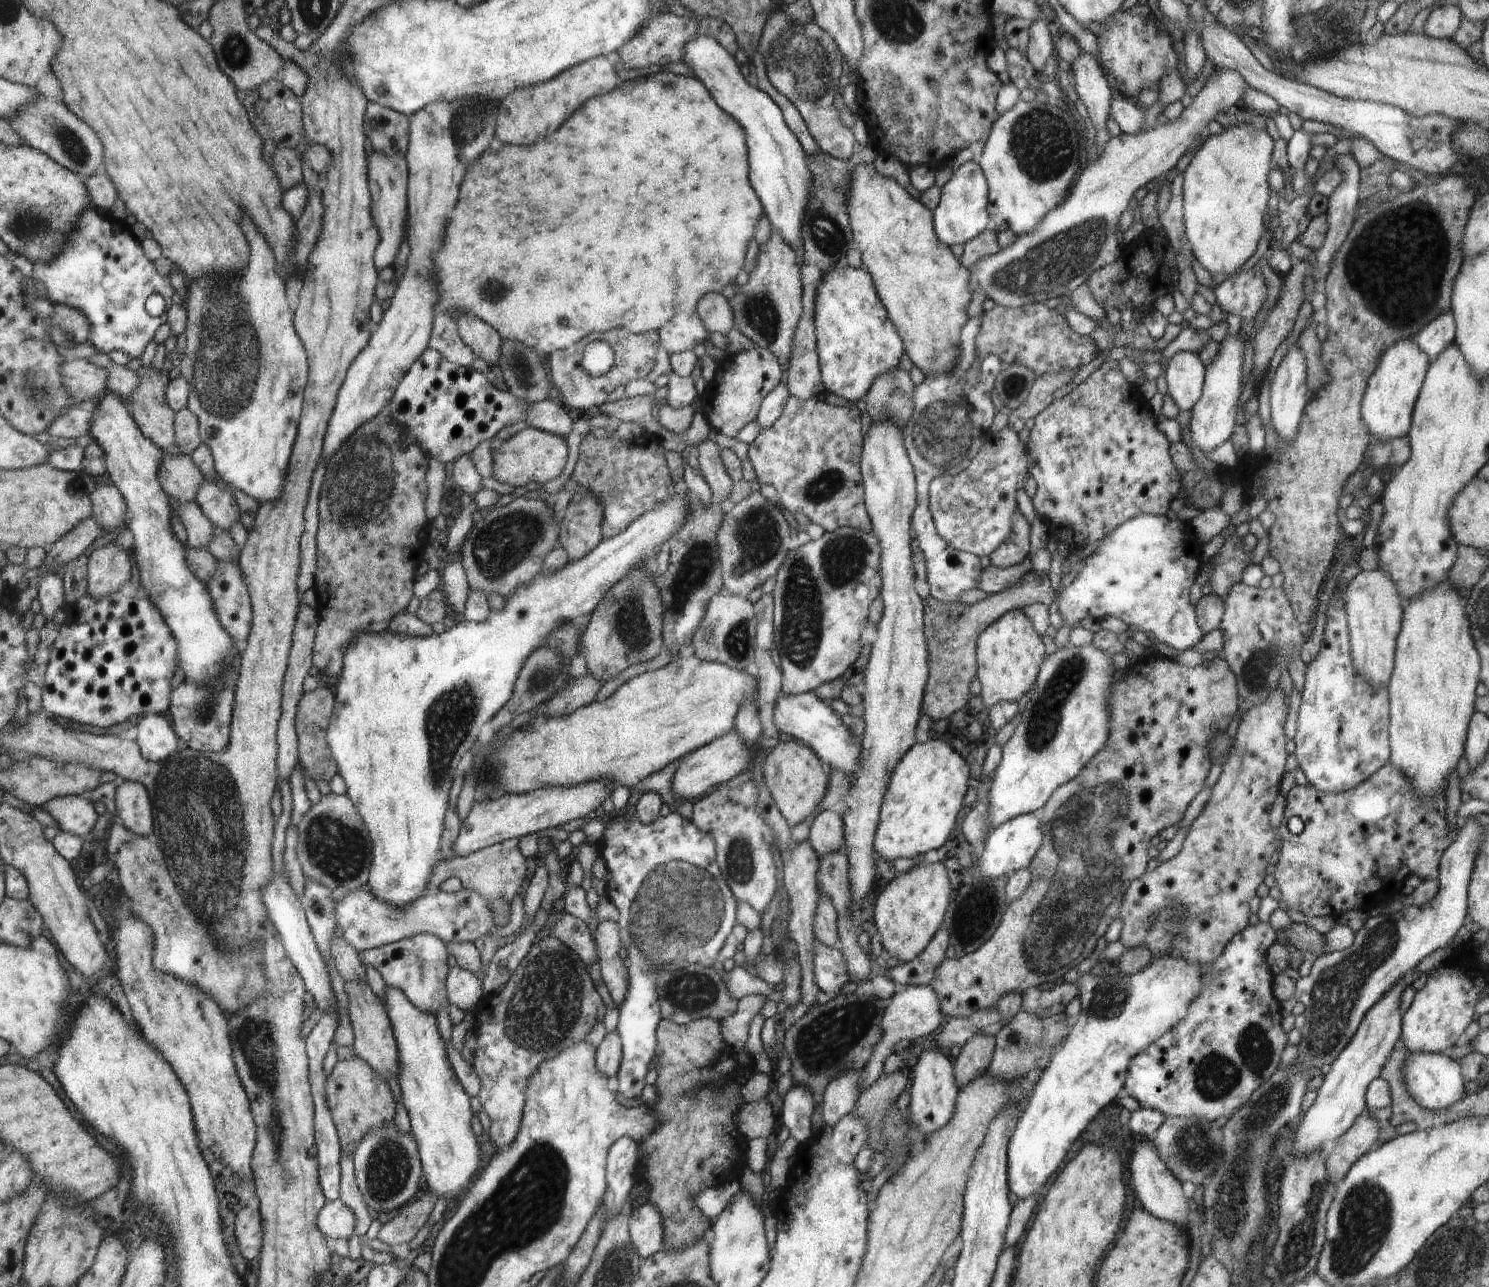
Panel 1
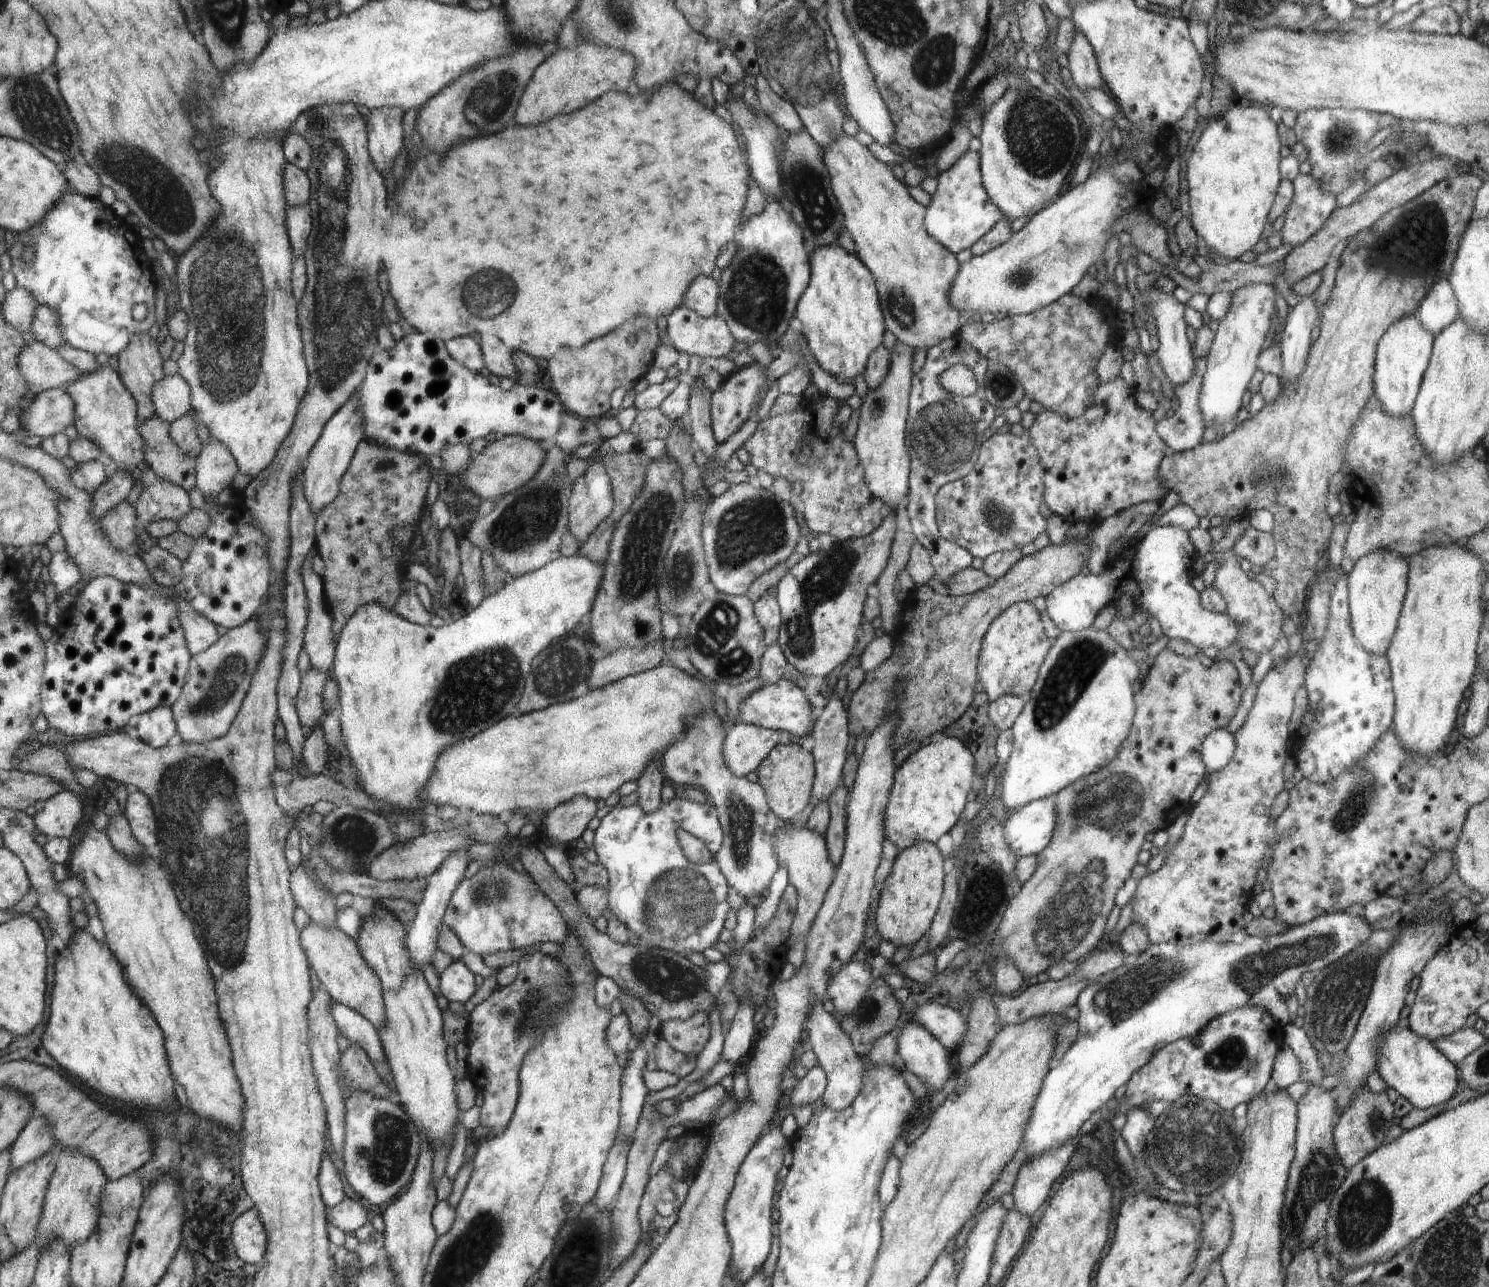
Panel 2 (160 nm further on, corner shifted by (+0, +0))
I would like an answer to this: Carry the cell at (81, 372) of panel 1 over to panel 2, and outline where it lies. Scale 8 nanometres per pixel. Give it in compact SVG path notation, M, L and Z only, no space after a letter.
M38 340L22 352L20 366L36 395L55 388L66 388L85 375L56 349Z

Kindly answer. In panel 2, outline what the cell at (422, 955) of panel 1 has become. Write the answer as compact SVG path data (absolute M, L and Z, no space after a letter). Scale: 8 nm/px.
M458 851L450 855L440 868L427 878L427 885L423 890L421 901L417 905L414 921L411 923L409 935L407 936L407 947L412 953L415 967L422 972L426 964L432 965L432 956L438 950L437 936L438 926L444 921L445 910L449 906L450 899L463 881L466 867L470 863L469 851Z

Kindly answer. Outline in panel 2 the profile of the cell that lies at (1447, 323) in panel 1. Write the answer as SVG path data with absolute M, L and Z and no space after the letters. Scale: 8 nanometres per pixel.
M1444 277L1433 284L1415 312L1426 330L1436 336L1459 316L1456 297L1450 281Z

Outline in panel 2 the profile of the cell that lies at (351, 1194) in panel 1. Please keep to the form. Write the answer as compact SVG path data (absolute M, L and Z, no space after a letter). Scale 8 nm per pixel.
M317 984L314 994L312 994L312 1000L308 1004L308 1020L311 1032L310 1050L312 1053L312 1066L314 1067L320 1094L324 1101L327 1131L330 1133L328 1145L332 1147L332 1150L333 1148L336 1150L336 1153L339 1155L337 1163L341 1164L345 1139L345 1106L337 1079L337 1068L341 1059L341 1052L338 1051L338 1045L336 1043L339 1030L333 1017L335 1002L333 996L328 991L322 989L320 984Z

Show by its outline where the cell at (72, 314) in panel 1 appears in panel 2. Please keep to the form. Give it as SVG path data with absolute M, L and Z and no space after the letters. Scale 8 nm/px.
M39 306L31 330L38 341L47 343L53 349L61 347L61 344L68 343L65 339L59 314L49 306Z

